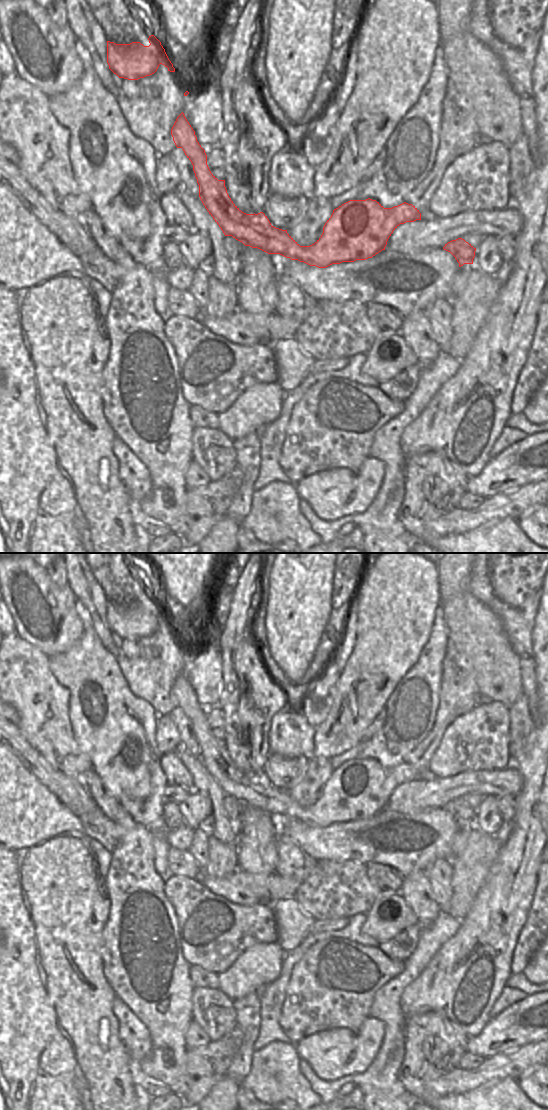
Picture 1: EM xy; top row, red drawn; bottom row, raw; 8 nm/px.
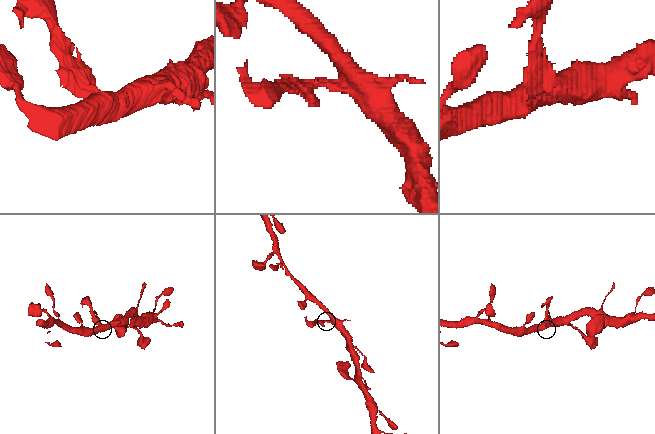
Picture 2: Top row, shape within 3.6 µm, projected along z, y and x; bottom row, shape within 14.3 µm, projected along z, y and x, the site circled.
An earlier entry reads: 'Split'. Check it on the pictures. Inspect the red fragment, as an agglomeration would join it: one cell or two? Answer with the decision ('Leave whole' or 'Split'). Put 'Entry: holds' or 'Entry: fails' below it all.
Split
Entry: holds

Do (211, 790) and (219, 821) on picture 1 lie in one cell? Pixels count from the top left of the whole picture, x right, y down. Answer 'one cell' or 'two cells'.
one cell

